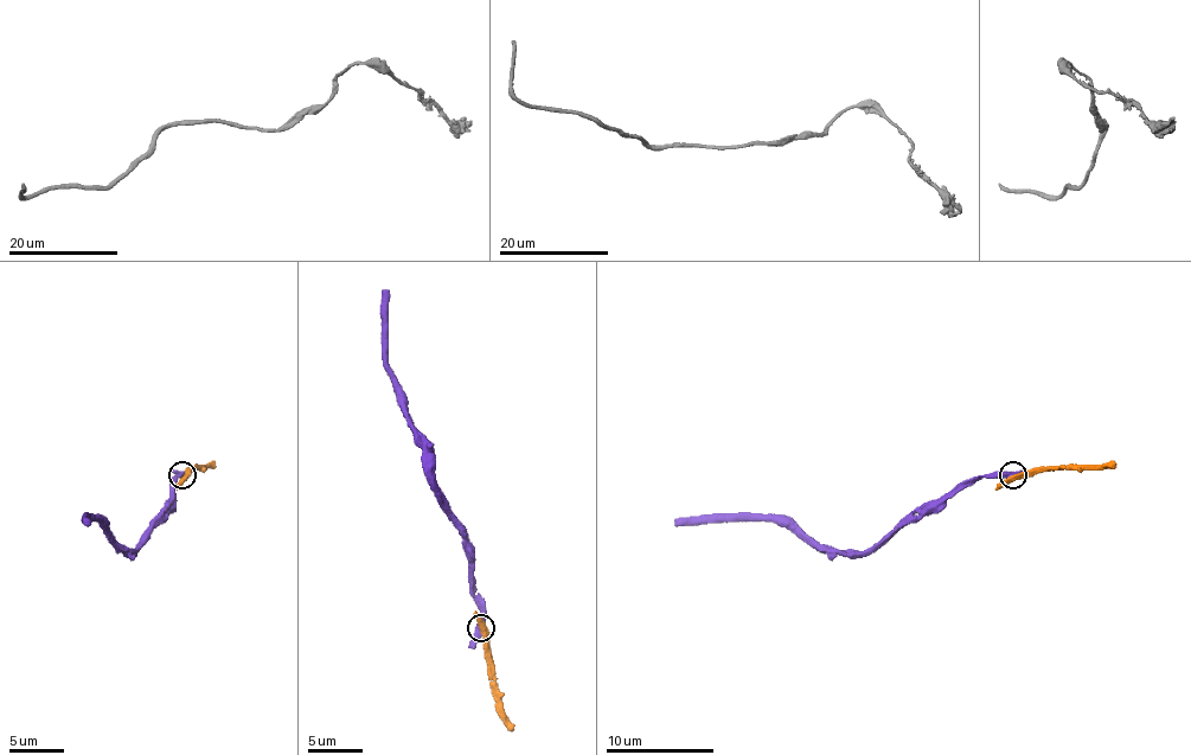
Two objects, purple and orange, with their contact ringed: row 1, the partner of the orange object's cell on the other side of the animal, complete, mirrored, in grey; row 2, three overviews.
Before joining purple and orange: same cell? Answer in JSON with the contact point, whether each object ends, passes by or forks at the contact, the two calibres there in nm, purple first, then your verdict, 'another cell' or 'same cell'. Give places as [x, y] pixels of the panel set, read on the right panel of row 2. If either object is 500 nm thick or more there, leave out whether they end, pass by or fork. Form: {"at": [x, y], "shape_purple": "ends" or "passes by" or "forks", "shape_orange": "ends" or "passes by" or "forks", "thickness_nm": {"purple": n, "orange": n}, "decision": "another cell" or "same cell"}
{"at": [1013, 474], "shape_purple": "passes by", "shape_orange": "passes by", "thickness_nm": {"purple": 380, "orange": 400}, "decision": "another cell"}

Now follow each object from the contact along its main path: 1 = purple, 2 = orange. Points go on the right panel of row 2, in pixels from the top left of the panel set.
1: (1013, 474), (987, 474), (960, 482), (922, 504), (865, 552), (827, 552), (770, 519), (676, 523)
2: (1013, 477), (1051, 468), (1100, 468), (1116, 464)

